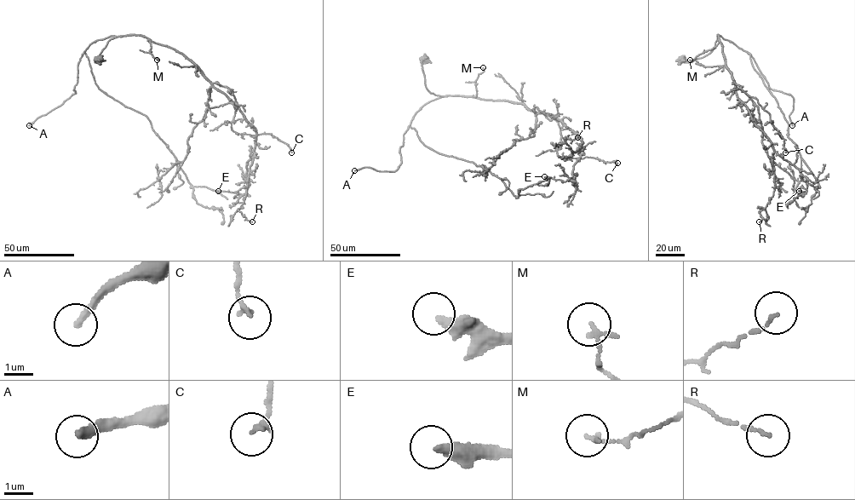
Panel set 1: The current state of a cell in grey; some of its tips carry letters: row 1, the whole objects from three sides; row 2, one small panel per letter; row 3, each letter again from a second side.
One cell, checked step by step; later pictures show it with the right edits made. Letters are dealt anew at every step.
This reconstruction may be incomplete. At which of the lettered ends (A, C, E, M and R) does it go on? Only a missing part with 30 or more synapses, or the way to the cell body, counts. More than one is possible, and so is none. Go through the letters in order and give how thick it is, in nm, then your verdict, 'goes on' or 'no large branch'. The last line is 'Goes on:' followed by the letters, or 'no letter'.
A: calibre 280 nm; goes on
C: calibre 160 nm; no large branch
E: calibre 360 nm; no large branch
M: calibre 160 nm; no large branch
R: calibre 90 nm; no large branch
Goes on: A

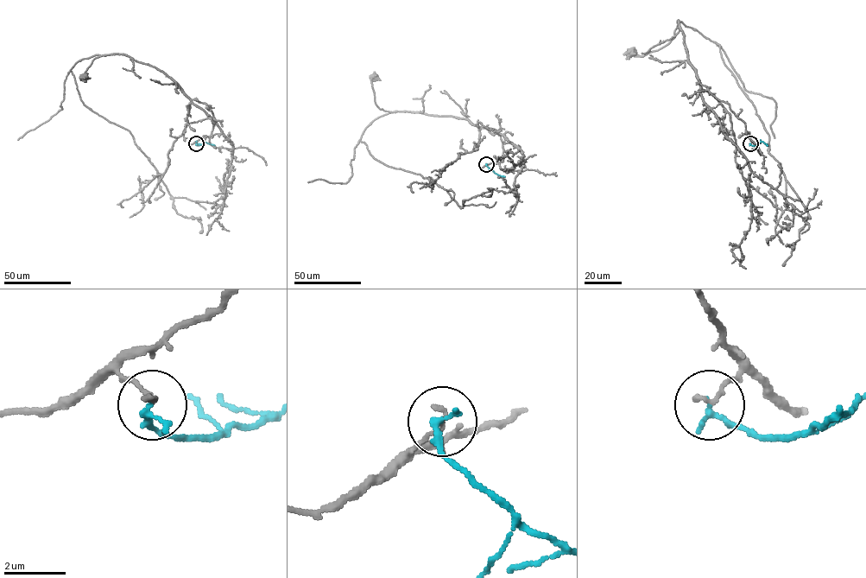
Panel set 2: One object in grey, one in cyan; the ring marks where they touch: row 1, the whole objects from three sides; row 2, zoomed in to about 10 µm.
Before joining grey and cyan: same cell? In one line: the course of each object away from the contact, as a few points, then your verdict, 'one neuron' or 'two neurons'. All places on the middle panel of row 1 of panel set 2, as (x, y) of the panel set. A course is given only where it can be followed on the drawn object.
grey runs (486, 164), (503, 160), (502, 141), (497, 133), (467, 119), (380, 109), (376, 103), (374, 78); cyan runs (486, 164), (495, 173), (505, 177); two neurons

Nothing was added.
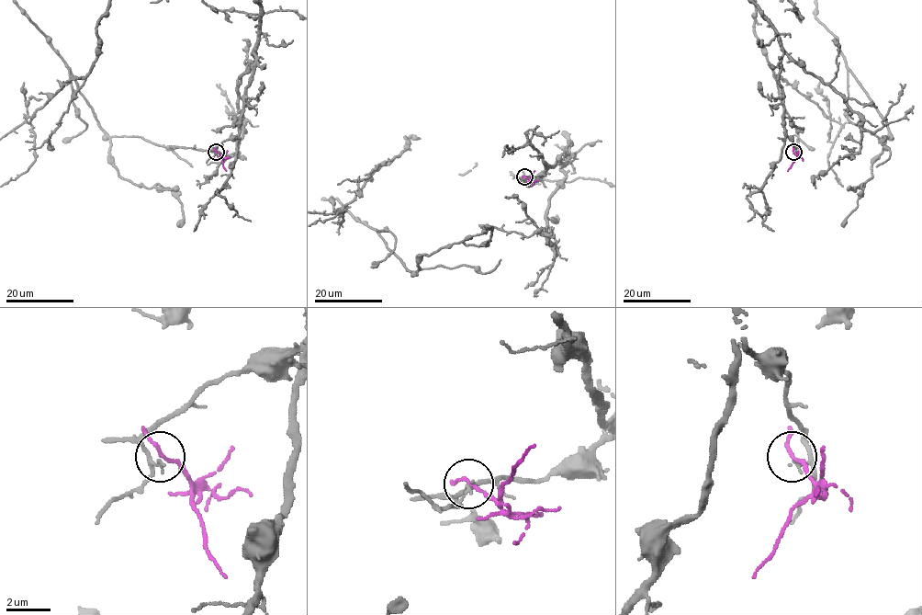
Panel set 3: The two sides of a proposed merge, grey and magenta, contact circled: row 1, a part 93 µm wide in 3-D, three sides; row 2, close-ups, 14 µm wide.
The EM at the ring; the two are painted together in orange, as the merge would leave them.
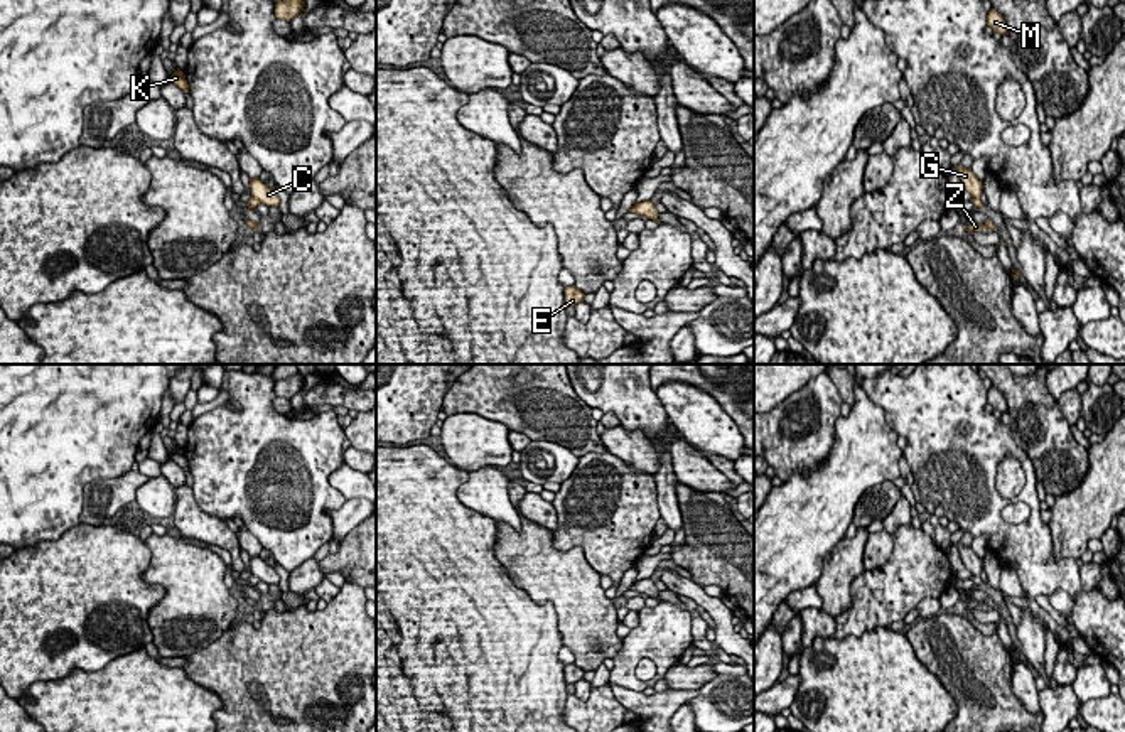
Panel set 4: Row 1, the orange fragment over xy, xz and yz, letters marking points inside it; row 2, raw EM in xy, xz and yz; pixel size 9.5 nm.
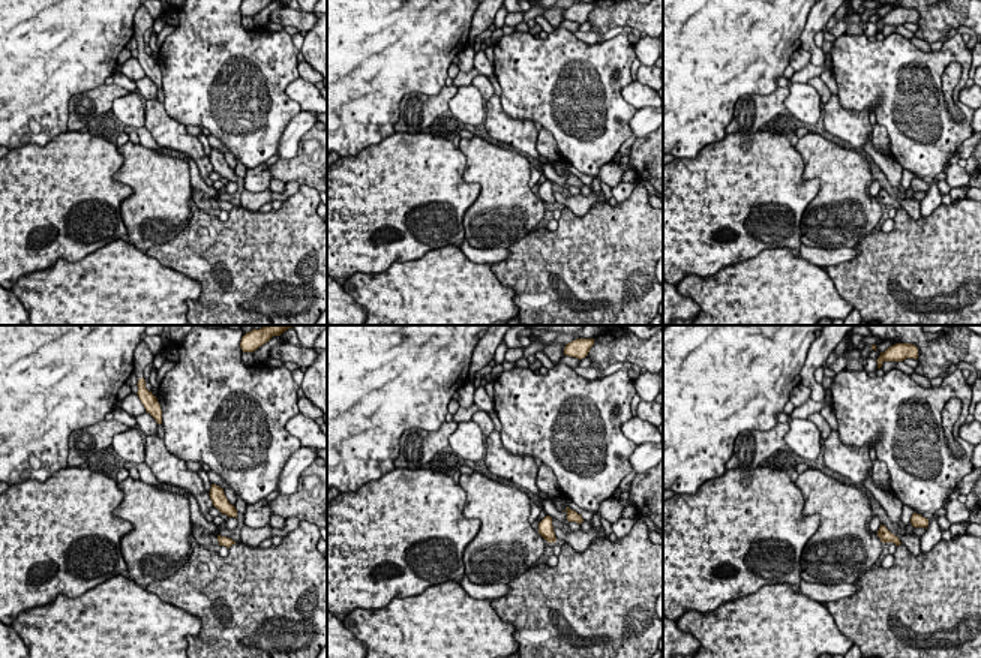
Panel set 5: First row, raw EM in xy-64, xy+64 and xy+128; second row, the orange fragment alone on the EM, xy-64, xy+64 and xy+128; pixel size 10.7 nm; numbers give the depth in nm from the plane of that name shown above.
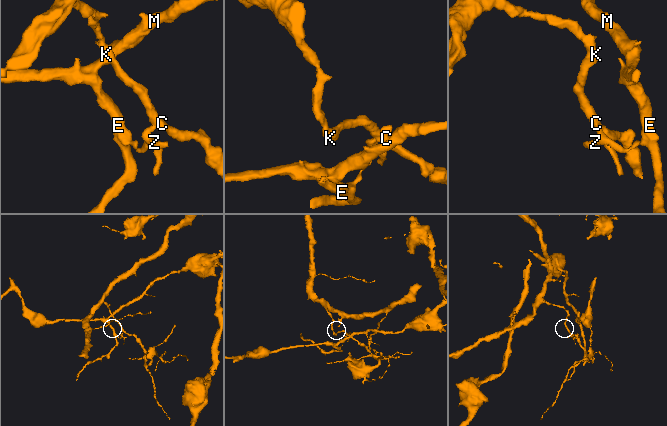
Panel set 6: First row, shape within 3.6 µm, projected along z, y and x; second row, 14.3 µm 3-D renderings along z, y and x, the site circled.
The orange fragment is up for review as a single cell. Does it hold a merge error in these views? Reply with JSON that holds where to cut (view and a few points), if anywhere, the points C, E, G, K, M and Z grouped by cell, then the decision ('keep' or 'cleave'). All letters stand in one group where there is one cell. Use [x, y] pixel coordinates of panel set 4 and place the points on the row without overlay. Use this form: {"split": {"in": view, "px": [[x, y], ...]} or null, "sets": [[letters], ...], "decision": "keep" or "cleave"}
{"split": {"in": "xy", "px": [[252, 574], [260, 579]]}, "sets": [["C", "G", "K"], ["E", "M", "Z"]], "decision": "cleave"}

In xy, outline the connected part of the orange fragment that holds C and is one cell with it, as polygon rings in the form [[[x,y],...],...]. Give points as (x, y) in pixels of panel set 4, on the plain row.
[[[260,555],[250,557],[250,565],[251,565],[251,575],[258,577],[260,580],[266,584],[273,584],[273,585],[280,584],[280,577],[277,570],[272,565],[265,563],[260,558]]]

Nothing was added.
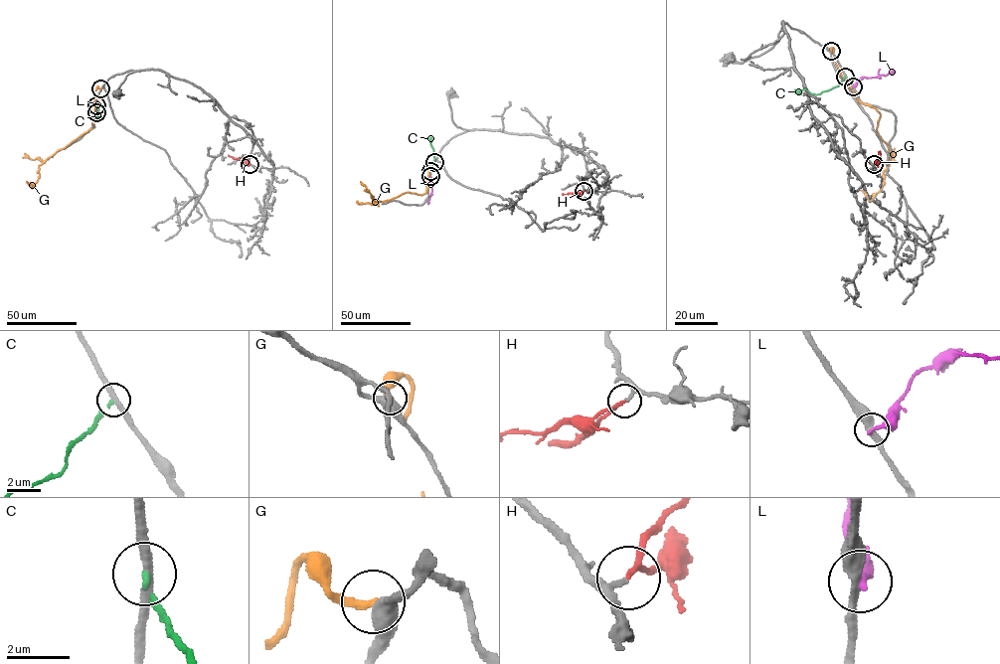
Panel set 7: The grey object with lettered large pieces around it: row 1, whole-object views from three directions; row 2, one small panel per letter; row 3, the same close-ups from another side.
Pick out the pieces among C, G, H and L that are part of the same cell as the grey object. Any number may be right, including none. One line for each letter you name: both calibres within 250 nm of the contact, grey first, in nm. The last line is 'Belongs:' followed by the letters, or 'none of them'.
H: calibres 140 and 140 nm
Belongs: H

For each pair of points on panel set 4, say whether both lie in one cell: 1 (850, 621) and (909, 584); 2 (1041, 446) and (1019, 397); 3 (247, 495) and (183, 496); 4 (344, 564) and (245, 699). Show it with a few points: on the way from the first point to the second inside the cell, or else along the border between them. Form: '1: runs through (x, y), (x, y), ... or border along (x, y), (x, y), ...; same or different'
1: runs through (866, 611), (881, 596), (894, 589); same
2: runs through (1041, 432), (1039, 419), (1026, 410); same
3: border along (191, 488), (194, 501), (204, 511), (225, 518); different
4: border along (346, 581), (358, 586); different

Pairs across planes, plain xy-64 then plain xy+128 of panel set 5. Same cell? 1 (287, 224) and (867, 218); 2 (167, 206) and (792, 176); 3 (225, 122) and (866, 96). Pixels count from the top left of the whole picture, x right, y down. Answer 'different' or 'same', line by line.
1: different
2: different
3: same

